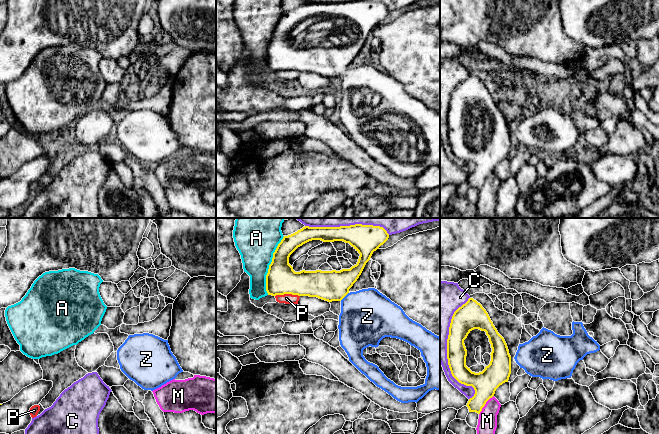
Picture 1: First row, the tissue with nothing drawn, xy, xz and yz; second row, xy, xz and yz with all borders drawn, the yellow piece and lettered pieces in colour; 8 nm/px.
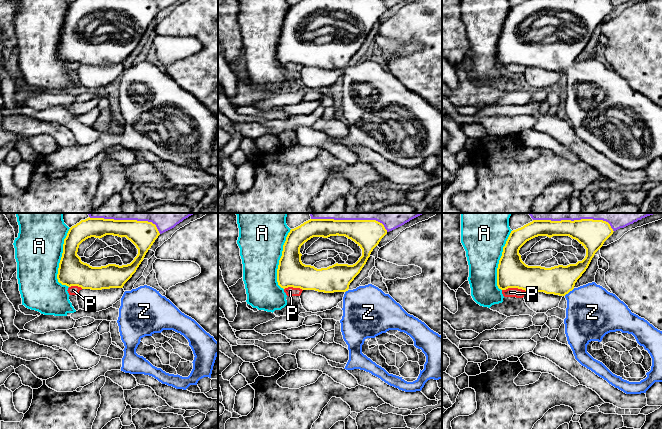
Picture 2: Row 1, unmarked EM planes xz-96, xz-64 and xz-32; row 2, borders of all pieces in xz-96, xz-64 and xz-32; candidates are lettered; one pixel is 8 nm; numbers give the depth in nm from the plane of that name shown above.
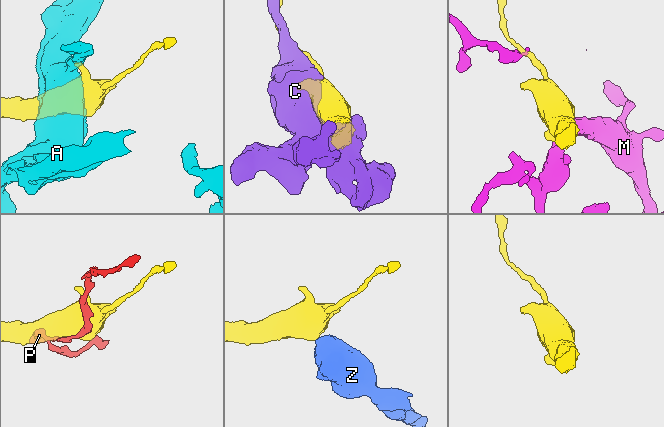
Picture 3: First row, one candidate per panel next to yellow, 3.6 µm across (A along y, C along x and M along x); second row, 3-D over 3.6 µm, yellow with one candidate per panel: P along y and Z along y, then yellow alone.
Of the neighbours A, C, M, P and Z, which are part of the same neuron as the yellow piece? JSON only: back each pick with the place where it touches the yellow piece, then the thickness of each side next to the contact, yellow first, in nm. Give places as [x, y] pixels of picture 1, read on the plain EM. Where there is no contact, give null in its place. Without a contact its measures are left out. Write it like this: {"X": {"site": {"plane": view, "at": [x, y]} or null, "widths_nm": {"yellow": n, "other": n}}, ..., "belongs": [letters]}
{"Z": {"site": {"plane": "xz", "at": [344, 72]}, "widths_nm": {"yellow": 240, "other": 440}}, "belongs": ["Z"]}

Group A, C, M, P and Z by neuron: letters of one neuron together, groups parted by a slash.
A / C / M / P / Z

